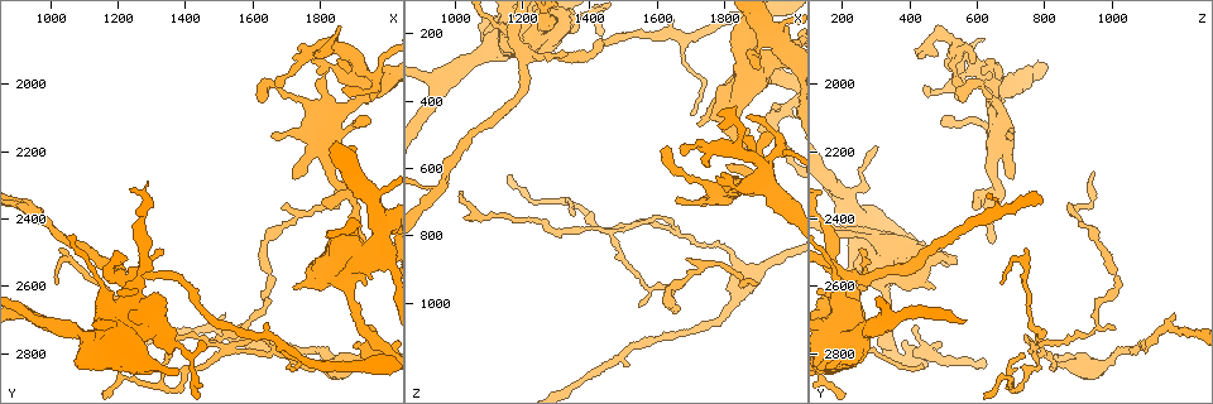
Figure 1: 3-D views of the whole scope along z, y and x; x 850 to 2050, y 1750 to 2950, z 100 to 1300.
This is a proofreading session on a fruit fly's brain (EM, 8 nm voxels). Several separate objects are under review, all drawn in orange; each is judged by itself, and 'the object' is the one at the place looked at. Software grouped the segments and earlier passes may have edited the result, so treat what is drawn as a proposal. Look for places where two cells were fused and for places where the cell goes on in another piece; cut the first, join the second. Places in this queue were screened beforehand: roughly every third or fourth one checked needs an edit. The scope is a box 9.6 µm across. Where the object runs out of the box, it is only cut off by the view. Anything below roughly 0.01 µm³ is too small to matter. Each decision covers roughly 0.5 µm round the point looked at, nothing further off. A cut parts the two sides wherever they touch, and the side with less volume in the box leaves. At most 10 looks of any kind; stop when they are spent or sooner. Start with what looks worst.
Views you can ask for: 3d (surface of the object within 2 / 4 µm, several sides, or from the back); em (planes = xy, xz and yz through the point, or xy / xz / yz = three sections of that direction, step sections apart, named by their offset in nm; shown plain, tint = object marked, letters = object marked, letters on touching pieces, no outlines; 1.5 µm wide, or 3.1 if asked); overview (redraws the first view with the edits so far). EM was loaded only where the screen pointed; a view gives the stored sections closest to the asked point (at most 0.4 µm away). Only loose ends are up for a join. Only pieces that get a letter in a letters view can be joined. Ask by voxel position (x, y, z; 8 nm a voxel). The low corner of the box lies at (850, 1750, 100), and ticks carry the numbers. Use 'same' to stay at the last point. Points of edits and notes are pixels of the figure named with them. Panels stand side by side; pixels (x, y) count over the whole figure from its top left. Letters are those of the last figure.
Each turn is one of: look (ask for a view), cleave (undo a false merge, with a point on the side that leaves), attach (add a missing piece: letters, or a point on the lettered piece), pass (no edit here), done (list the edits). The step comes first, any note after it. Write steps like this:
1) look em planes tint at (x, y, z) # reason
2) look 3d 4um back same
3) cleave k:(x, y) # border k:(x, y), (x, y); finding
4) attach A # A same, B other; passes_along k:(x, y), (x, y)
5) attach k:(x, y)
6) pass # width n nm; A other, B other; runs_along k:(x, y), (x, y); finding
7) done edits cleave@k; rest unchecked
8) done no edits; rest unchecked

look em xy step 8 tint at (1010, 2590, 670) # tapers out

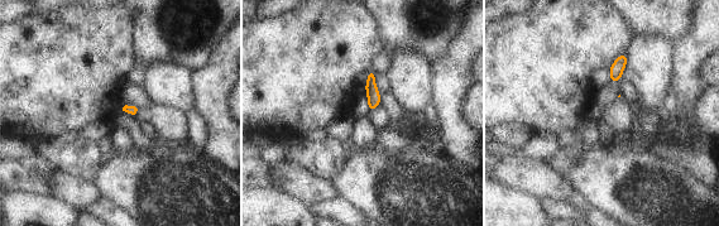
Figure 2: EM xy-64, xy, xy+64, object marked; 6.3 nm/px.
look em planes letters same

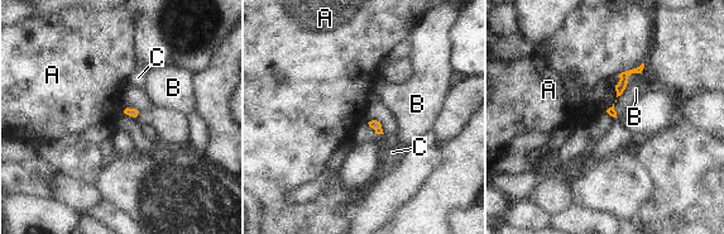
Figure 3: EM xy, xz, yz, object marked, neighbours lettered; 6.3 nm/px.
pass # A other, B other, C other; border 3:(642, 62), (617, 76); no lettered piece goes on from it

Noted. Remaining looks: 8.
look 3d 4um at (1700, 2830, 440) # thin end

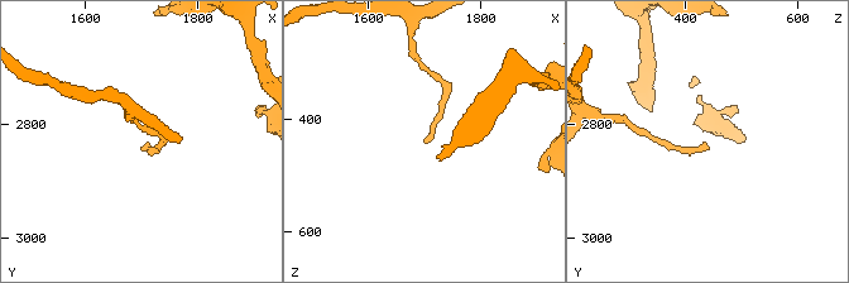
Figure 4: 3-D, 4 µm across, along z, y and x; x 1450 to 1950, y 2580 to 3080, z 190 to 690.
look em xz step 8 letters at (1695, 2840, 440) # now the EM

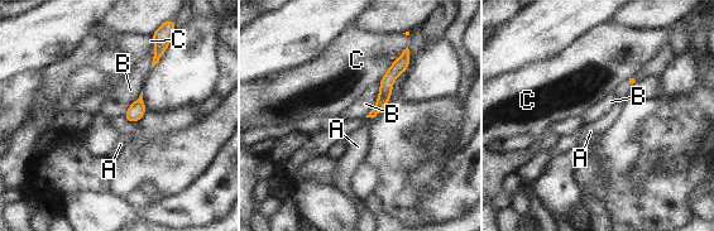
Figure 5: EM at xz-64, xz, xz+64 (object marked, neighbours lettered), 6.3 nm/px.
look em planes letters same

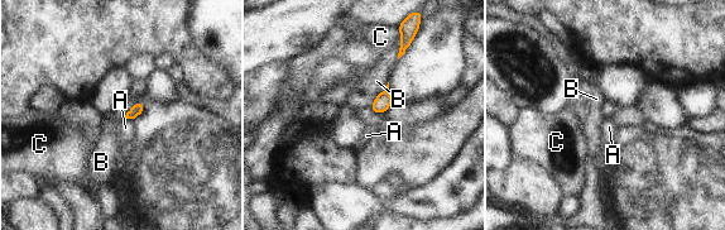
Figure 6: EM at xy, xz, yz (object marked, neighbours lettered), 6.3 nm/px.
pass # width 70 nm; A other, B other, C other; border 6:(401, 33), (401, 47), (397, 58); none of them fits

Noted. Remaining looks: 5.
look 3d 4um at (1670, 2010, 560) # branch stops here

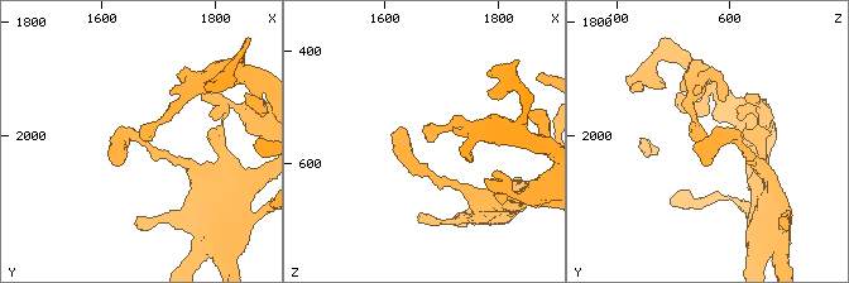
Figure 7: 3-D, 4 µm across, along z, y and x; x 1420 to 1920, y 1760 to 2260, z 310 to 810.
look em planes letters at (1670, 2010, 560)

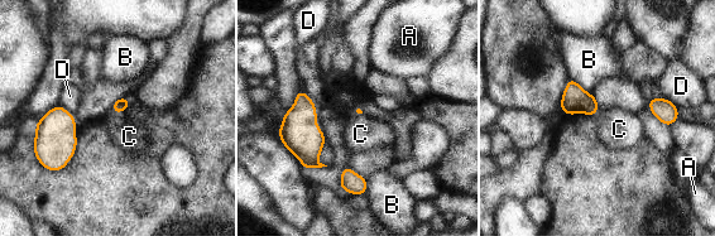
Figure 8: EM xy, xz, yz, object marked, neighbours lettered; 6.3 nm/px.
attach C # longest_contact B 200 nm; A other, B other, C same, D other; the cell continues

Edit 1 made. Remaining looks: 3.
look overview

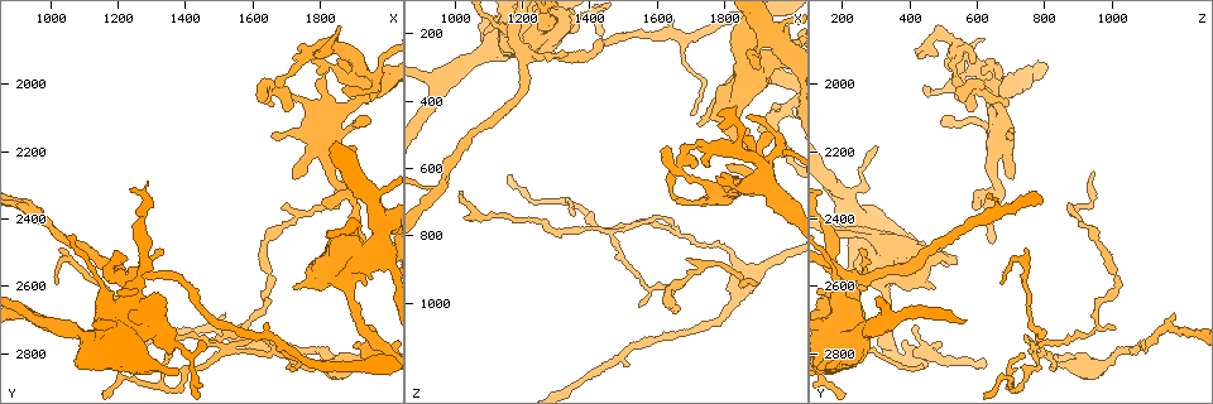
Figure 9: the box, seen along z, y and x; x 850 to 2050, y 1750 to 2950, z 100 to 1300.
look em planes letters at (1870, 2020, 450) # an open end

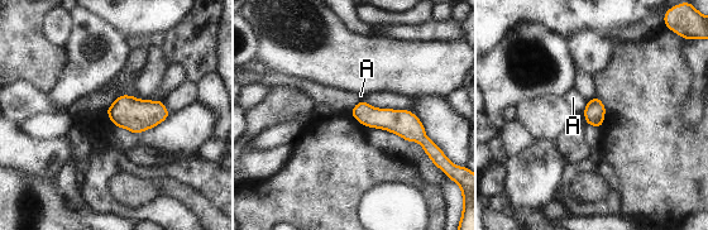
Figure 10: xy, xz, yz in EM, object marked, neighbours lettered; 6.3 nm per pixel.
pass # A other; border 10:(587, 101), (583, 113); no lettered piece goes on from it

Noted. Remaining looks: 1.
done edits attach@8; rest unchecked

